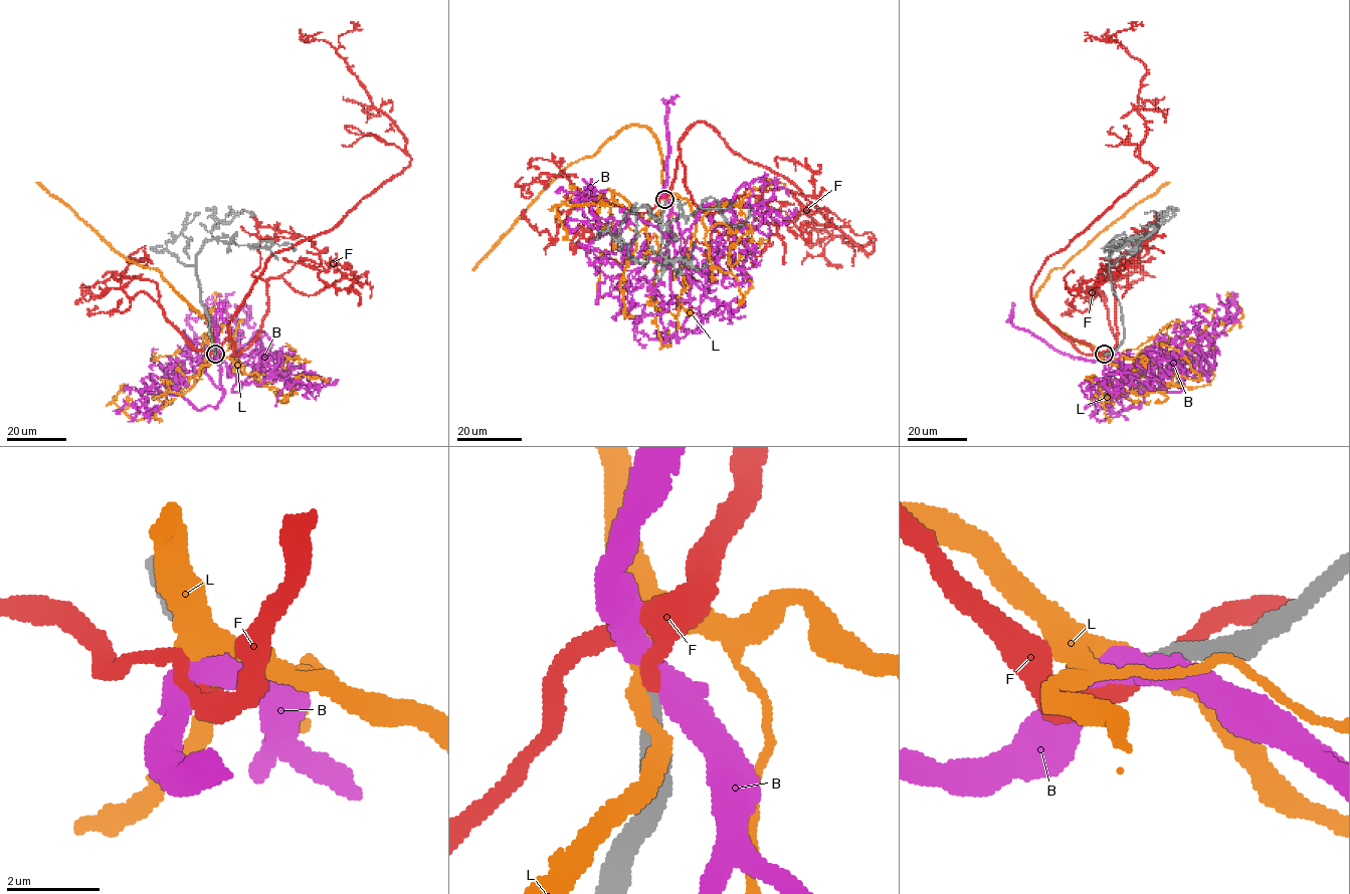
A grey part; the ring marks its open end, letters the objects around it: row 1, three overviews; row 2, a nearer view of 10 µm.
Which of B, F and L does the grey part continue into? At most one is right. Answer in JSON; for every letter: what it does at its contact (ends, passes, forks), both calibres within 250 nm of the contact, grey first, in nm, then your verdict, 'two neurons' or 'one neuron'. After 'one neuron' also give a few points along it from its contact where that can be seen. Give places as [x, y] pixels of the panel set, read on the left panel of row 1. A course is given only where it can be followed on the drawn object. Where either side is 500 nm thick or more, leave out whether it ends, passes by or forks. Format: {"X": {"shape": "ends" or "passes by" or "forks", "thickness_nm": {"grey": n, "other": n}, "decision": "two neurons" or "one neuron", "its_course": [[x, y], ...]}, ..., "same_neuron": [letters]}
{"B": {"thickness_nm": {"grey": 360, "other": 500}, "decision": "two neurons"}, "F": {"shape": "ends", "thickness_nm": {"grey": 340, "other": 320}, "decision": "one neuron", "its_course": [[215, 355], [274, 253], [330, 230], [408, 165], [401, 131], [344, 60], [327, 40], [304, 40], [321, 32]]}, "L": {"shape": "passes by", "thickness_nm": {"grey": 400, "other": 380}, "decision": "two neurons"}, "same_neuron": ["F"]}

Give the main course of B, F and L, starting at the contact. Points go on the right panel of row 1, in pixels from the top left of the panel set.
B: (1104, 354), (1133, 369), (1145, 352), (1199, 362), (1235, 322), (1233, 314), (1226, 318), (1238, 312), (1233, 305)
F: (1104, 355), (1065, 338), (1031, 296), (1043, 262), (1154, 168), (1139, 150), (1145, 66), (1114, 39), (1084, 32)
L: (1105, 354), (1074, 341), (1049, 325), (1036, 311), (1035, 293), (1053, 269), (1063, 267), (1098, 233), (1169, 183)

